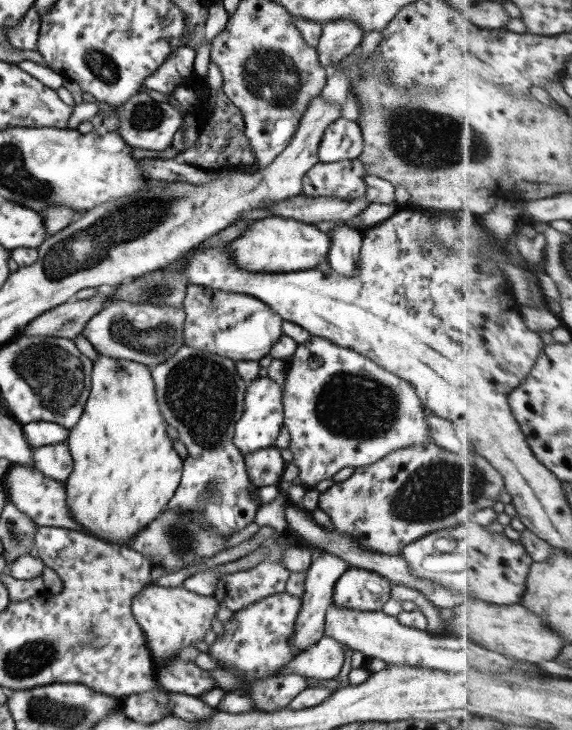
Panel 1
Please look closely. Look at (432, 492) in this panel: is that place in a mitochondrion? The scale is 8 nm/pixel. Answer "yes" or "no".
yes

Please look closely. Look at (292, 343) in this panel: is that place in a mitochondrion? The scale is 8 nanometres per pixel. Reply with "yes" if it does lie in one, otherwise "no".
no

